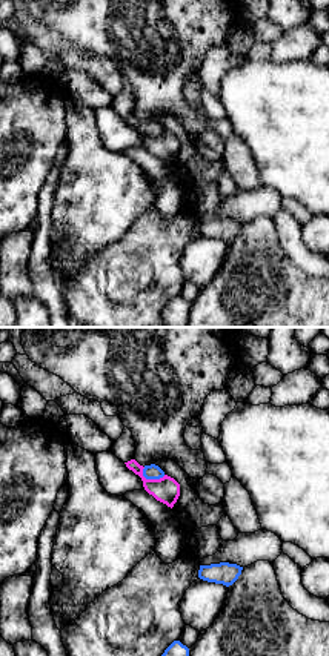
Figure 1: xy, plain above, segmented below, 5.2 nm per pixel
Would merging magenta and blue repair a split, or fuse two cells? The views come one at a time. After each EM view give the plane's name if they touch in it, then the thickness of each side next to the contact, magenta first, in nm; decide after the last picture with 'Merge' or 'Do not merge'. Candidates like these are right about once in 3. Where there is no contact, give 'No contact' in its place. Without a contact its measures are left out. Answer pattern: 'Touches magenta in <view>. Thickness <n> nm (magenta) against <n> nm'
Touches magenta in xy. Thickness 140 nm (magenta) against 80 nm

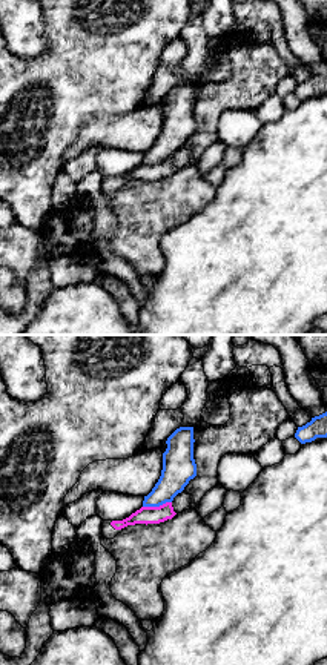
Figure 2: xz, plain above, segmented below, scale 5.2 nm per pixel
Touches magenta in xz. Thickness 100 nm (magenta) against 180 nm

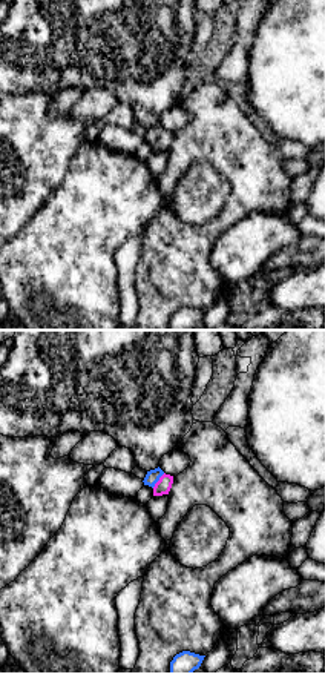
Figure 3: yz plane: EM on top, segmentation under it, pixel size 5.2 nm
Touches magenta in yz. Thickness 80 nm (magenta) against 70 nm

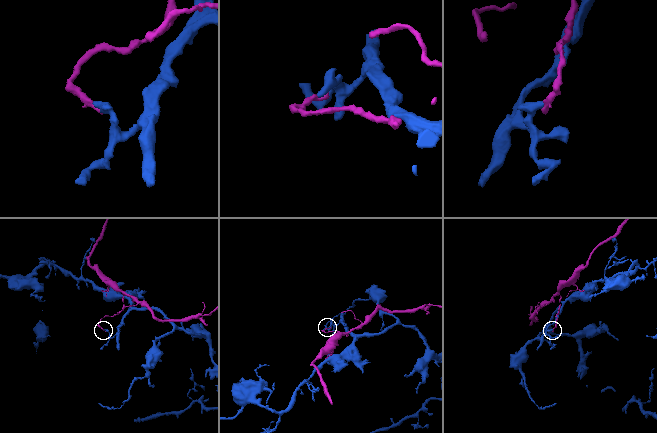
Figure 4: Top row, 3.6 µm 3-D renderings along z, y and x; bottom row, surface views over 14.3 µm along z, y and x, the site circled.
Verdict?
Do not merge

